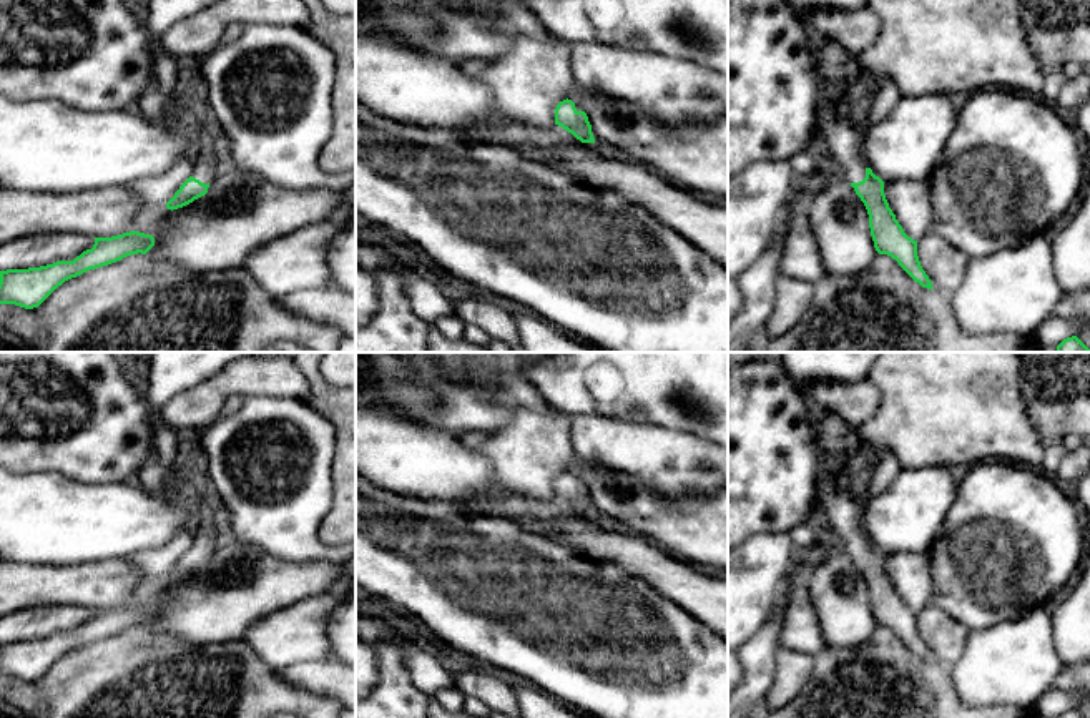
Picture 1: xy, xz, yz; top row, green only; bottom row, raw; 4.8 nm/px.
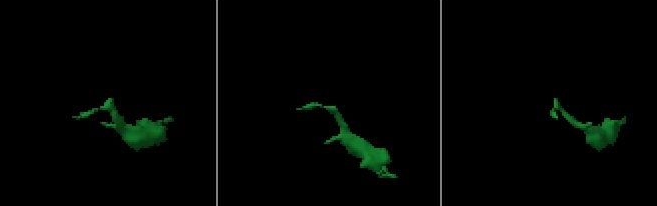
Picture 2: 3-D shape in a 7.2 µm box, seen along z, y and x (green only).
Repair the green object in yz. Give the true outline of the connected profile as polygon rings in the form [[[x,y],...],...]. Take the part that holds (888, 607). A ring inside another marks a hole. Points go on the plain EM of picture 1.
[[[841,487],[834,492],[819,489],[816,505],[827,514],[836,540],[864,575],[876,623],[896,632],[922,660],[934,661],[921,638],[917,613],[904,605],[889,580],[884,567],[884,553],[866,538],[862,507],[856,502],[854,490],[847,487]]]

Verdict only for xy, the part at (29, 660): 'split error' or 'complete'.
complete

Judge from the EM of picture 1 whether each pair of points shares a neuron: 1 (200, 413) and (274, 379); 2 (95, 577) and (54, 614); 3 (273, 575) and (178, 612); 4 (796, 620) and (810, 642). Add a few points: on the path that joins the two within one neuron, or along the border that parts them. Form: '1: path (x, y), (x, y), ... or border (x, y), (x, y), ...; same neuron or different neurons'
1: path (218, 394), (233, 379), (256, 379); same neuron
2: border (25, 607), (87, 605), (93, 610); different neurons
3: path (250, 589), (233, 590), (218, 604), (201, 609); same neuron
4: path (801, 625), (801, 632), (806, 637); same neuron

